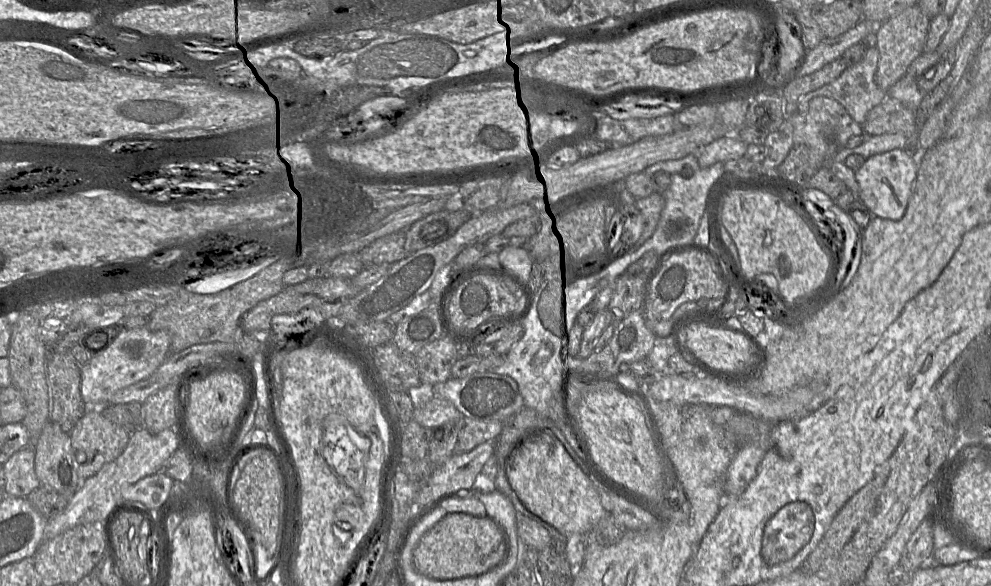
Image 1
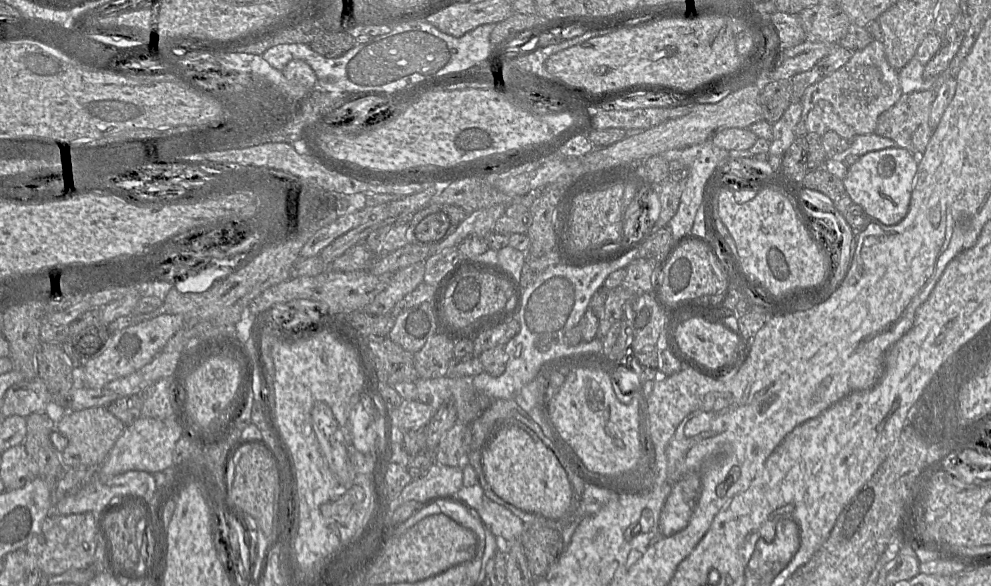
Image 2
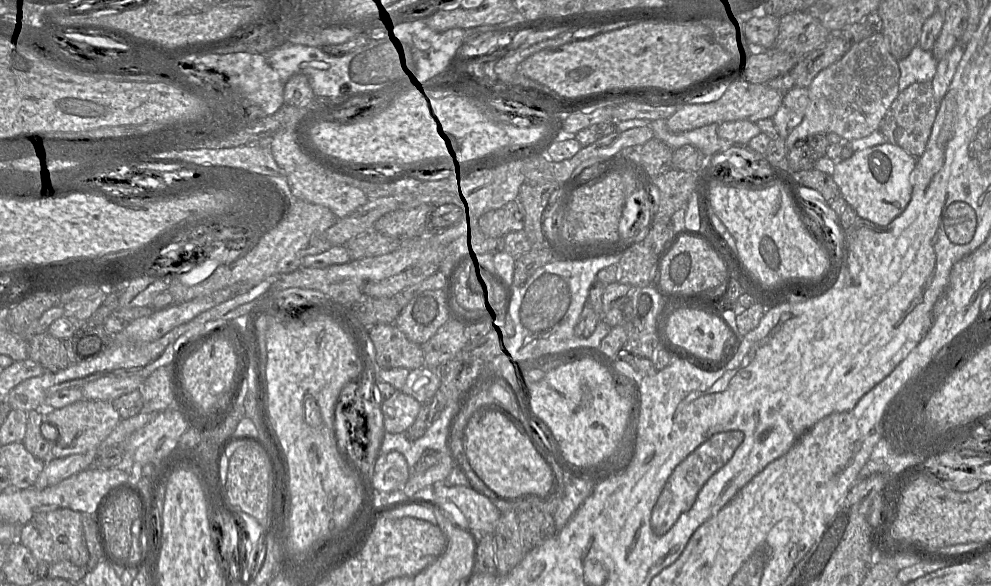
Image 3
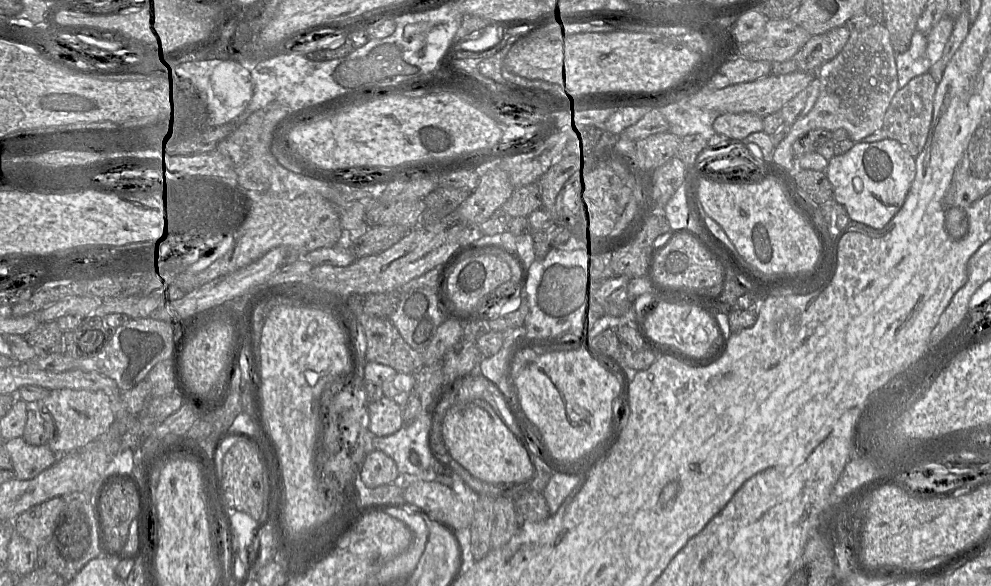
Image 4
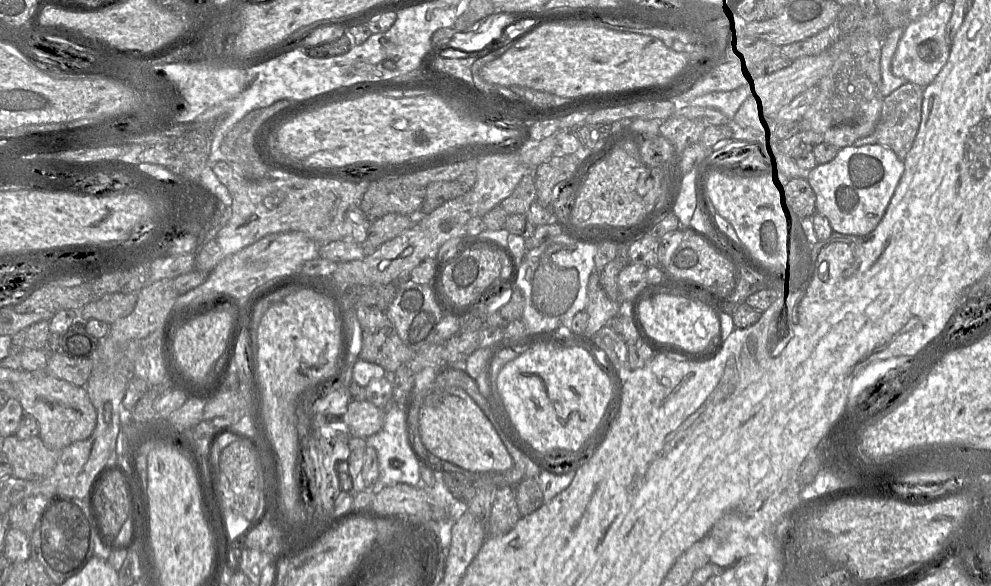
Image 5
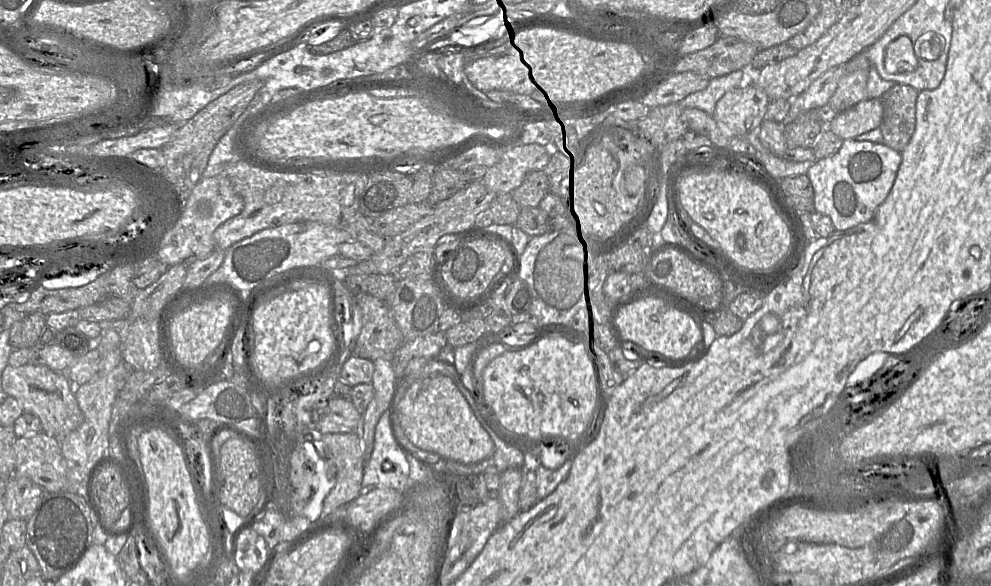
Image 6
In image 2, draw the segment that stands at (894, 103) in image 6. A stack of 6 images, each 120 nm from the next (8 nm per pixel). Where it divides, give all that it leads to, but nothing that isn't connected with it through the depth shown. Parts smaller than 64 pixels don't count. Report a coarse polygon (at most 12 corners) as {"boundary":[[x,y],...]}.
{"boundary":[[934,91],[902,94],[874,133],[918,163],[931,138]]}

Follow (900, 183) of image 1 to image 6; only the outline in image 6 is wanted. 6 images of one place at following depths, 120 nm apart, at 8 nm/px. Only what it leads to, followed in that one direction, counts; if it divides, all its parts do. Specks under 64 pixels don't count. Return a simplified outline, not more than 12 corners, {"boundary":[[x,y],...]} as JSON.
{"boundary":[[846,139],[807,175],[838,231],[870,221],[902,154]]}

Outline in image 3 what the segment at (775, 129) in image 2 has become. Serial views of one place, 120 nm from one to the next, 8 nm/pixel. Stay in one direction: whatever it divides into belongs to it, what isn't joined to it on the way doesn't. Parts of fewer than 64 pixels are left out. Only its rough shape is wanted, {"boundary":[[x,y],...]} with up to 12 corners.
{"boundary":[[808,87],[784,94],[772,117],[786,139],[801,123],[808,104]]}

